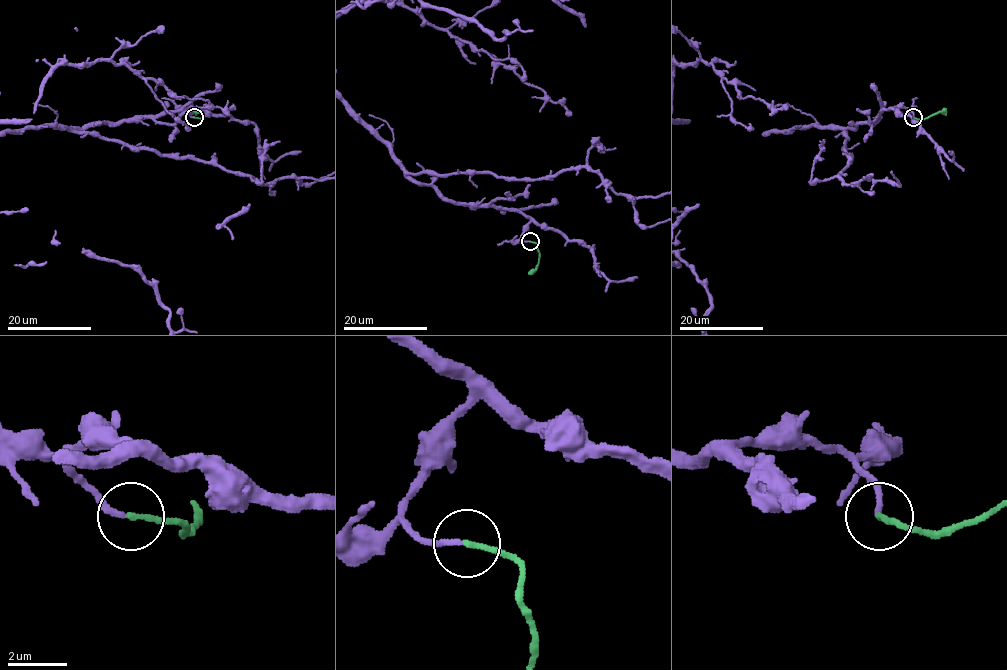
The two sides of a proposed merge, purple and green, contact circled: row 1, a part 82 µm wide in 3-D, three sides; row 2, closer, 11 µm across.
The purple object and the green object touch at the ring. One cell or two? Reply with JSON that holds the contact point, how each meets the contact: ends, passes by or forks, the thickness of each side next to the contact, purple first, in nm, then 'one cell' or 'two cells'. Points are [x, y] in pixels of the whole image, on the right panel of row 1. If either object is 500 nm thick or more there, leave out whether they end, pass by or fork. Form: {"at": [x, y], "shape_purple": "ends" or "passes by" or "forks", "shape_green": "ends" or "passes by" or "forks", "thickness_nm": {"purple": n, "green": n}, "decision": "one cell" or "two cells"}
{"at": [913, 117], "shape_purple": "ends", "shape_green": "ends", "thickness_nm": {"purple": 200, "green": 200}, "decision": "one cell"}

